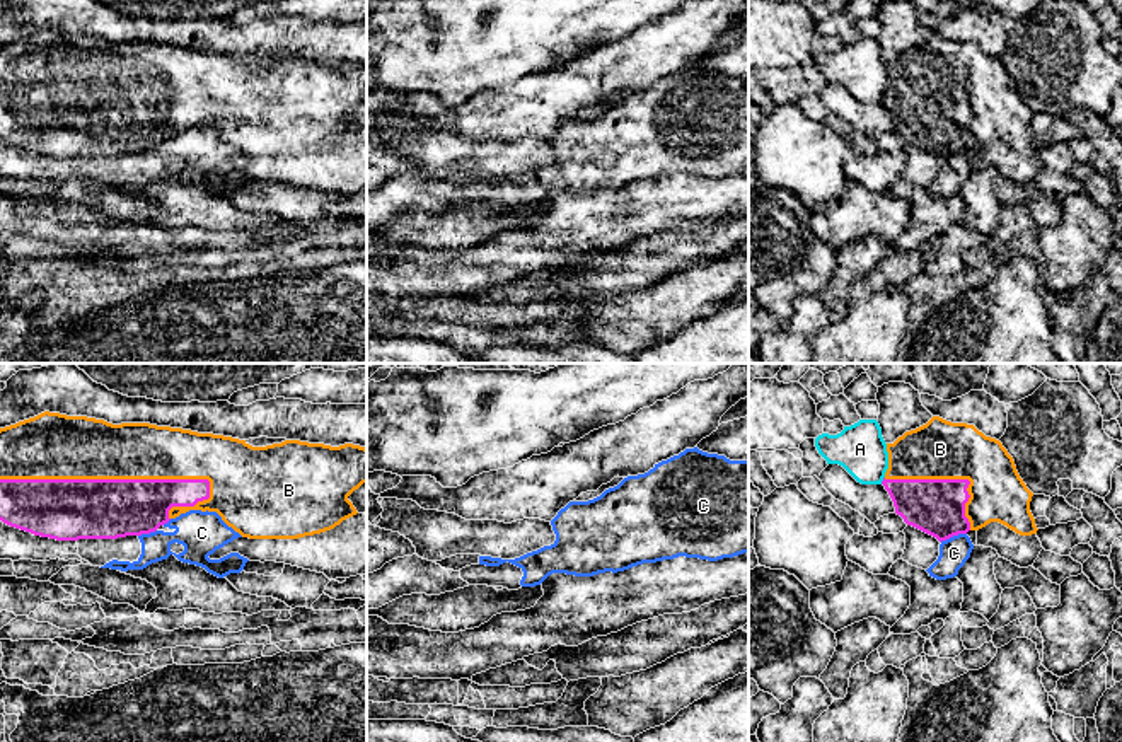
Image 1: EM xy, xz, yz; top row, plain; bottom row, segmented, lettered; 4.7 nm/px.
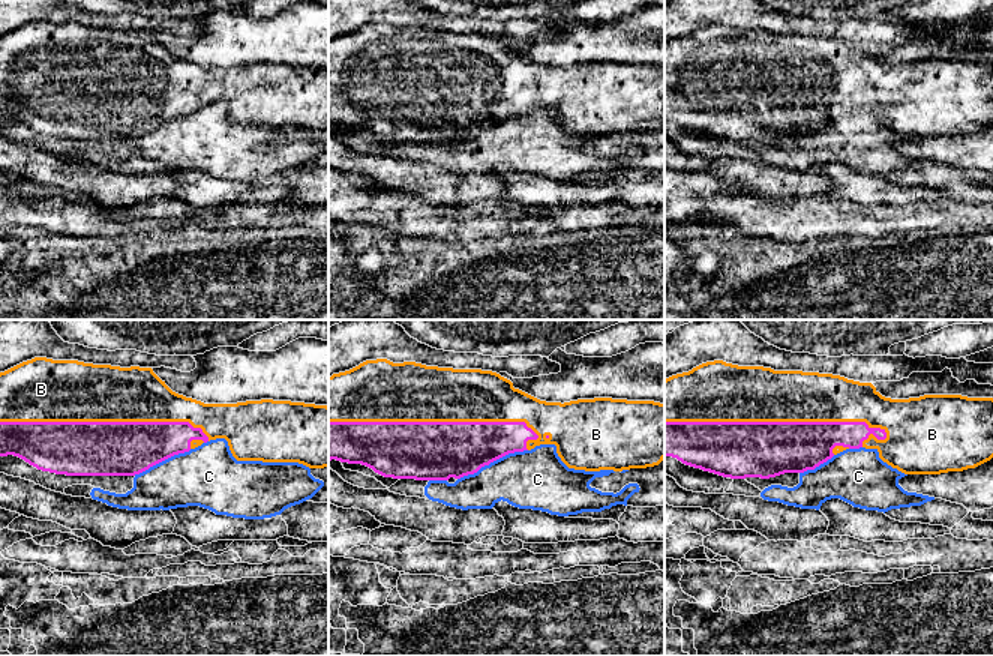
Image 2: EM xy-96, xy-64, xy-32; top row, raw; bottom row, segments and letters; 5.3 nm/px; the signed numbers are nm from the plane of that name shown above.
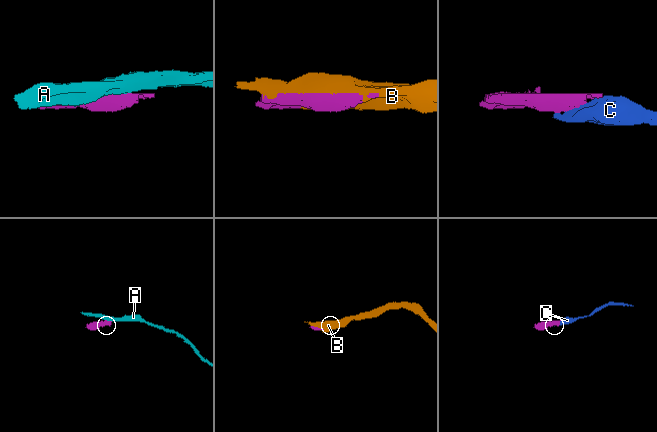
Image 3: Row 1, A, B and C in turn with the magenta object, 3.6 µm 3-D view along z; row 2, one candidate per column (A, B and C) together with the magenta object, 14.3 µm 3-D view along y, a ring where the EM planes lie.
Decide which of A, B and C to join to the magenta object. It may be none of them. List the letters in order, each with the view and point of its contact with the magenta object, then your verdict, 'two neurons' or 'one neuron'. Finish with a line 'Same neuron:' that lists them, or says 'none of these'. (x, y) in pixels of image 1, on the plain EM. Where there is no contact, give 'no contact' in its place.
A: yz (884, 98) | two neurons
B: xy (113, 98) | one neuron
C: yz (952, 154) | two neurons
Same neuron: B

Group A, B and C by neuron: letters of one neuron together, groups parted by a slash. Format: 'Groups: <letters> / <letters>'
Groups: A / B / C

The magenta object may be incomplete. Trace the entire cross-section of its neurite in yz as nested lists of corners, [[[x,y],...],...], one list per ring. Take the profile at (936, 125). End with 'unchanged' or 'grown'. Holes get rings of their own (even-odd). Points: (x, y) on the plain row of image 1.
[[[933,34],[926,43],[905,49],[887,61],[888,87],[882,102],[888,109],[895,131],[940,160],[969,148],[999,140],[1020,154],[1037,152],[1030,130],[1033,111],[1020,96],[1013,75],[996,56],[974,43],[951,41]]] | grown

